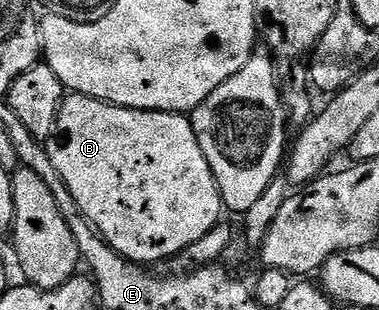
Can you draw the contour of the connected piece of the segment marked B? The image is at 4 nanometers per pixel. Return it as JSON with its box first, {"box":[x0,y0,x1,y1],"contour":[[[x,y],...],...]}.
{"box":[44,94,222,266],"contour":[[[69,94],[61,104],[55,130],[44,145],[79,210],[118,254],[136,264],[153,266],[156,260],[165,260],[180,252],[182,255],[203,234],[222,223],[219,186],[188,115],[124,108],[90,96]]]}

